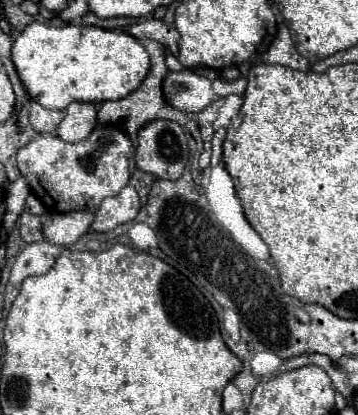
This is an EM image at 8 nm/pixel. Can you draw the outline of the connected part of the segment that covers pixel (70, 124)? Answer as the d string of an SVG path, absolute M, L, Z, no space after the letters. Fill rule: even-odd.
M75 101L65 109L65 117L57 129L59 137L69 143L83 141L95 127L97 121L97 109L91 103Z

